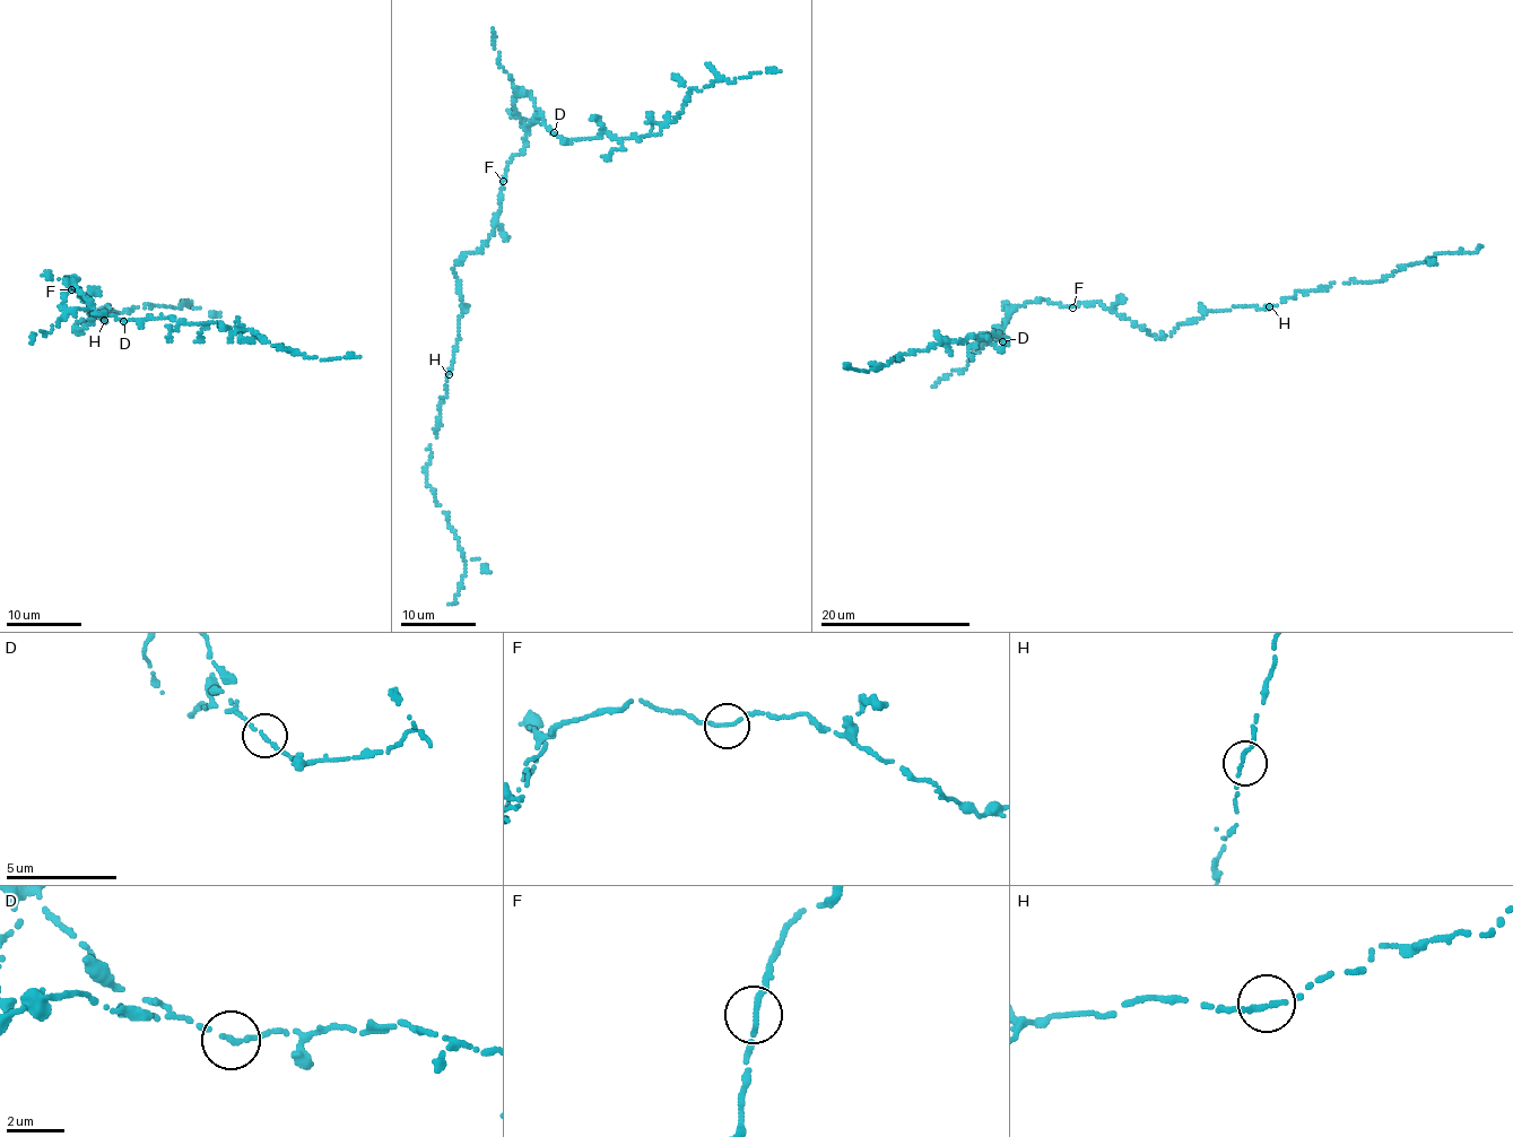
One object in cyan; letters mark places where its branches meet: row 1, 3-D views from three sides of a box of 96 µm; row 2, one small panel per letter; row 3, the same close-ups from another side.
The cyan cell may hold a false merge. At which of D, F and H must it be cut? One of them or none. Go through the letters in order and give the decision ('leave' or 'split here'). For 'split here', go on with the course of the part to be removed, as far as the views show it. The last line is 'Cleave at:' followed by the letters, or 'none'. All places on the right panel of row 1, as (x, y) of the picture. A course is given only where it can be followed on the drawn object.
D: leave
F: leave
H: leave
Cleave at: none

